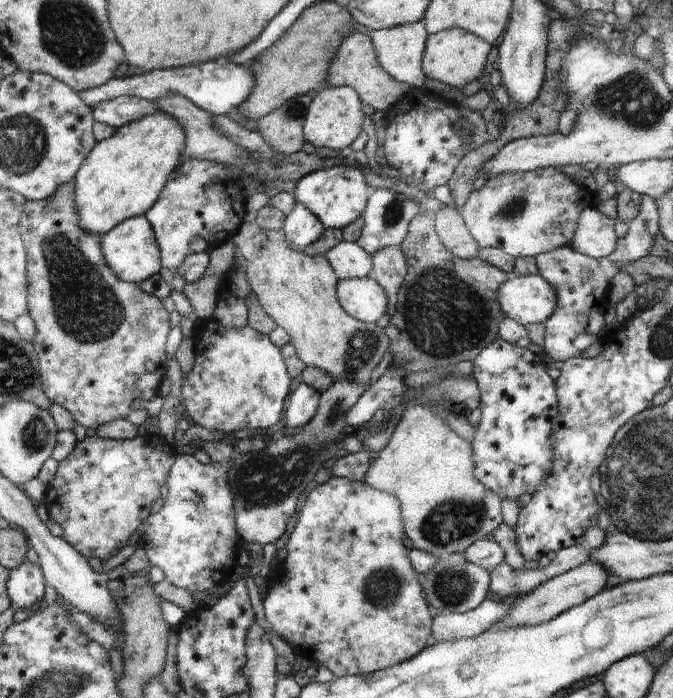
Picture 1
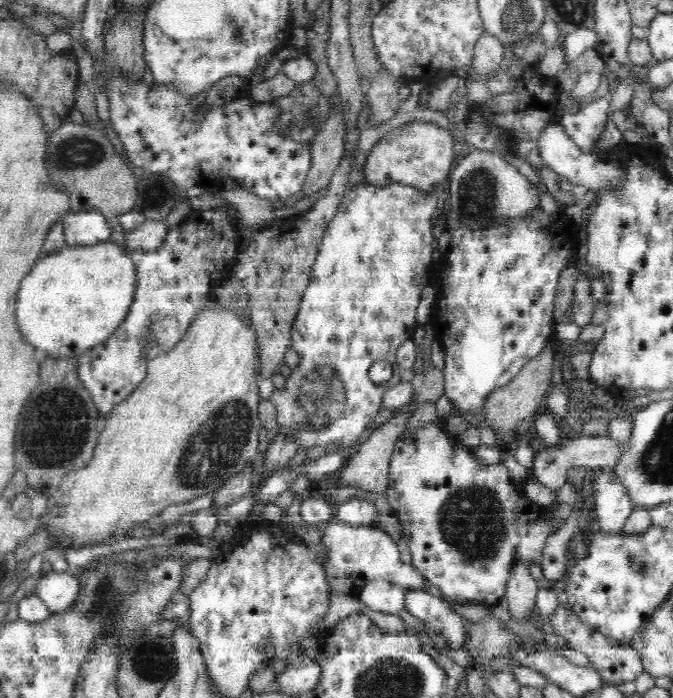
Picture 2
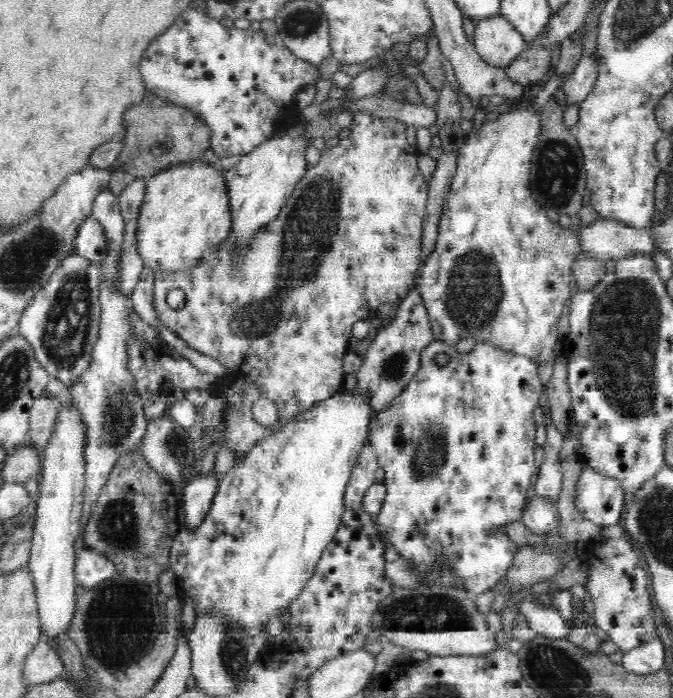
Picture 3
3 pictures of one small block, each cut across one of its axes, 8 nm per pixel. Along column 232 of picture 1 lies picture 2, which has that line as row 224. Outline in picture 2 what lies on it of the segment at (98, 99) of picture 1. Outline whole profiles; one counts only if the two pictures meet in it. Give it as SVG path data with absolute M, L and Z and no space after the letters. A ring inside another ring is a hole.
M96 210L68 212L60 221L68 246L94 245L111 238L112 221Z

